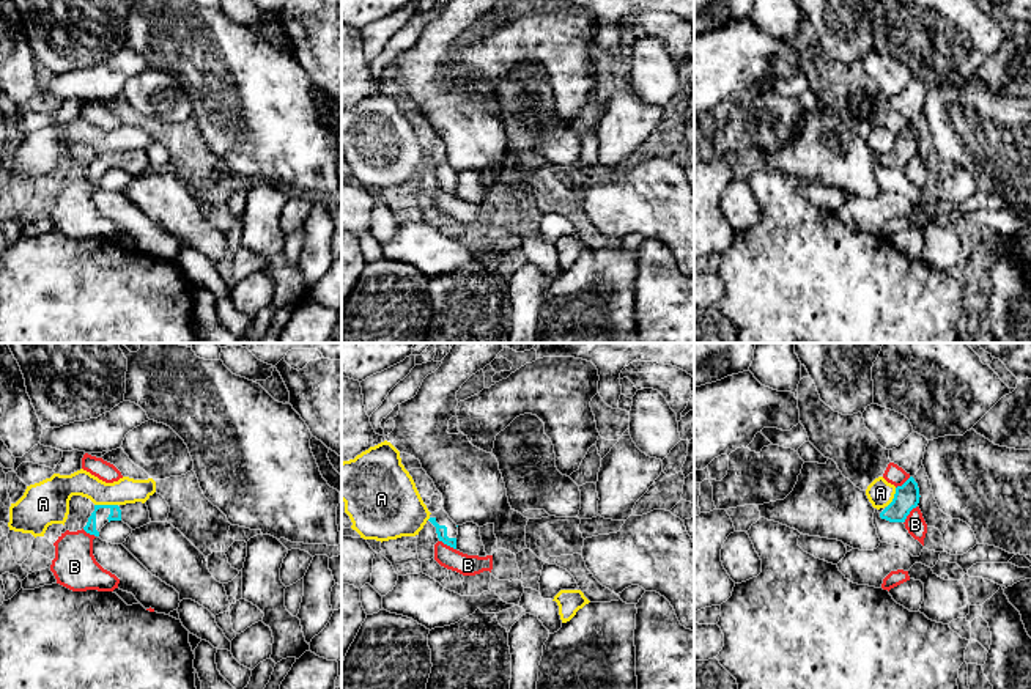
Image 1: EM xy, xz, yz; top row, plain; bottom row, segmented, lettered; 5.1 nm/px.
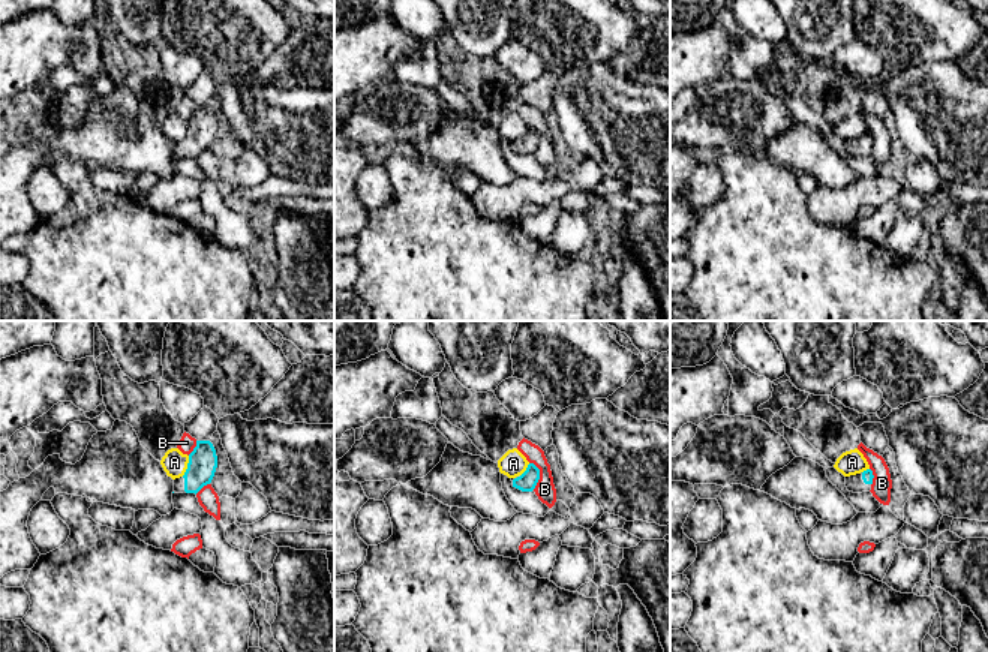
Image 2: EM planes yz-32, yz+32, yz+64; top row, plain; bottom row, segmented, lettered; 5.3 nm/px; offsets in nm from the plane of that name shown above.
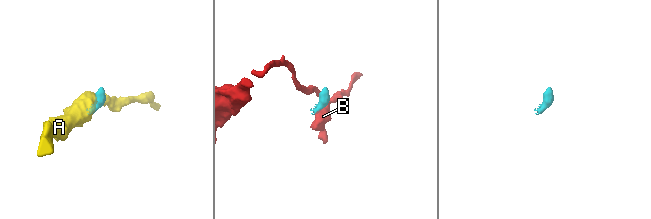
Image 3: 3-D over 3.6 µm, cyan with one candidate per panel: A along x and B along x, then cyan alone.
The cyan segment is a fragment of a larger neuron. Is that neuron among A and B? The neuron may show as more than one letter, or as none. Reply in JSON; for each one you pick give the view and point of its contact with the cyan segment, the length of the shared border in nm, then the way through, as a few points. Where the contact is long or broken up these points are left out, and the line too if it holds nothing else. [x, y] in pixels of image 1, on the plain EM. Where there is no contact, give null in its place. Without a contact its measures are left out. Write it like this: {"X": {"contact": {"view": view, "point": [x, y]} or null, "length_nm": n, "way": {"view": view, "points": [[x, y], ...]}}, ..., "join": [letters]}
{"join": []}

